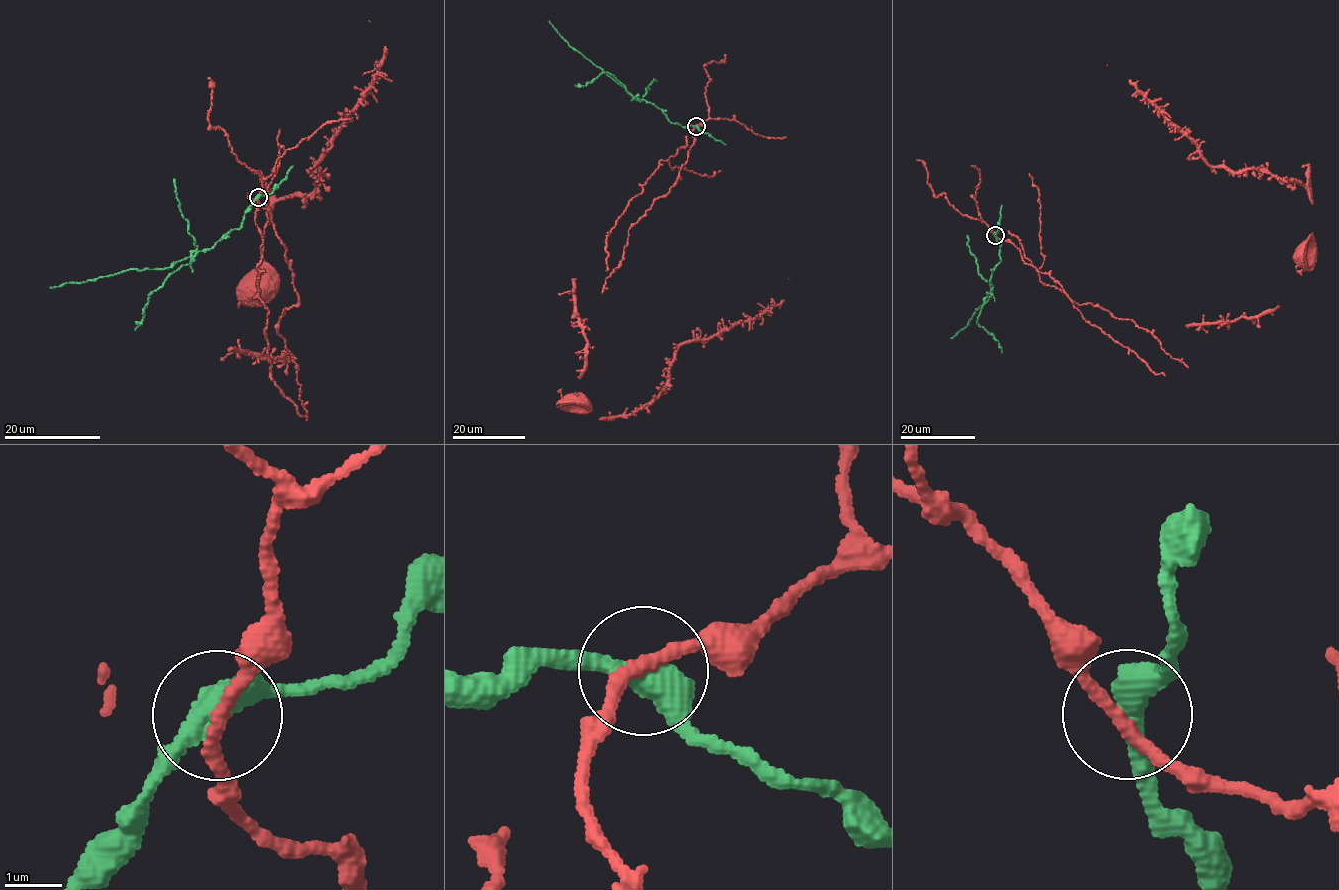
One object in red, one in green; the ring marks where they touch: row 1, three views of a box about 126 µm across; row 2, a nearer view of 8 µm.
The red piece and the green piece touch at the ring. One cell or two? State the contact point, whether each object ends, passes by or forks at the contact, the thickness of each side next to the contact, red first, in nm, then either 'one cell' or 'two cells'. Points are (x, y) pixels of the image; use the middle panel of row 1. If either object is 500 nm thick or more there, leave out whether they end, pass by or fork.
(696, 126) | red passes by | green passes by | 200/440 nm | two cells

